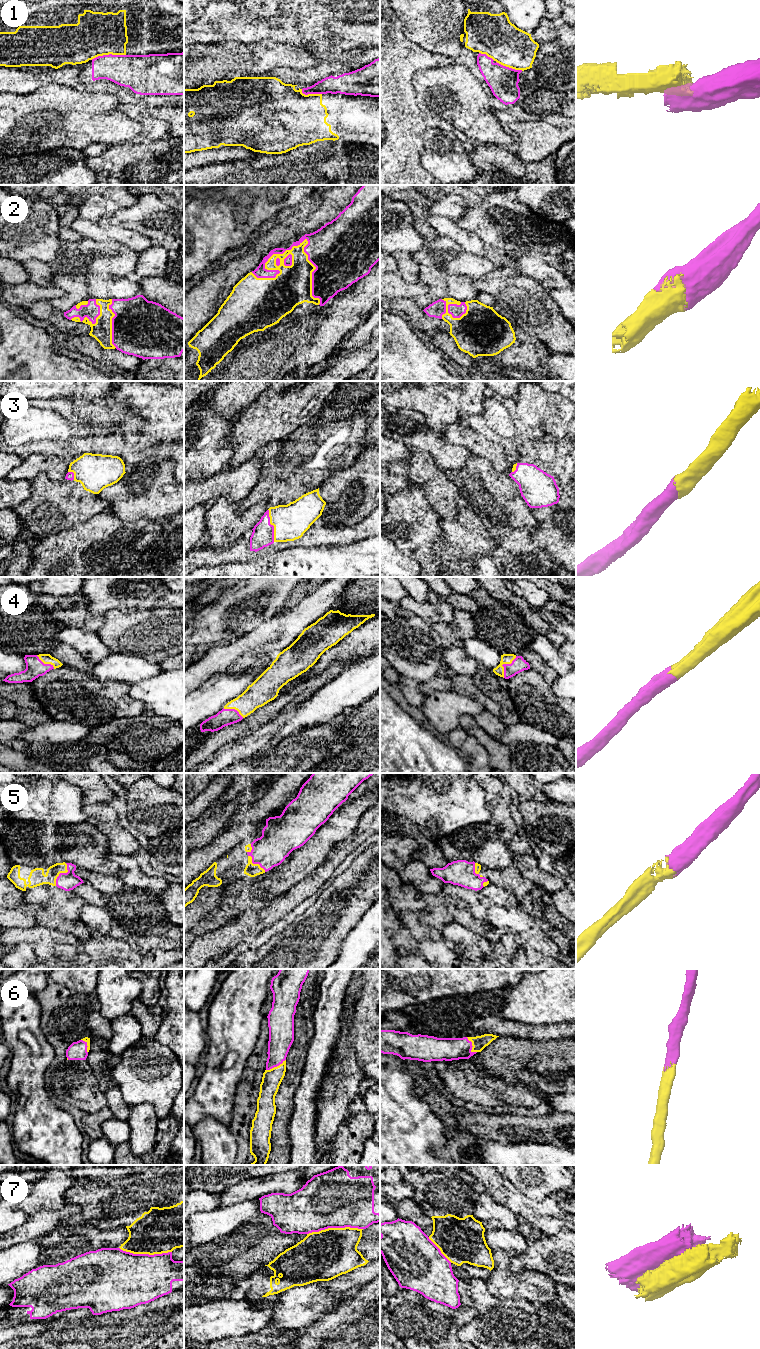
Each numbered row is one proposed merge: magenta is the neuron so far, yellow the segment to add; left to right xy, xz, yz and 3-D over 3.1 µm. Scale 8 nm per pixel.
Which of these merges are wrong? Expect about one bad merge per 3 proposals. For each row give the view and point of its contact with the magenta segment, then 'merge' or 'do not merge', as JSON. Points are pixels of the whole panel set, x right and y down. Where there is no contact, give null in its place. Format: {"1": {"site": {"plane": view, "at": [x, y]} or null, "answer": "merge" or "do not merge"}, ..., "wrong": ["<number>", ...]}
{"1": {"site": {"plane": "xy", "at": [109, 54]}, "answer": "do not merge"}, "2": {"site": {"plane": "xz", "at": [295, 245]}, "answer": "merge"}, "3": {"site": {"plane": "xz", "at": [272, 525]}, "answer": "merge"}, "4": {"site": {"plane": "yz", "at": [503, 664]}, "answer": "merge"}, "5": {"site": {"plane": "xy", "at": [61, 873]}, "answer": "merge"}, "6": {"site": {"plane": "yz", "at": [472, 1046]}, "answer": "merge"}, "7": {"site": {"plane": "xz", "at": [334, 1227]}, "answer": "do not merge"}, "wrong": ["1", "7"]}

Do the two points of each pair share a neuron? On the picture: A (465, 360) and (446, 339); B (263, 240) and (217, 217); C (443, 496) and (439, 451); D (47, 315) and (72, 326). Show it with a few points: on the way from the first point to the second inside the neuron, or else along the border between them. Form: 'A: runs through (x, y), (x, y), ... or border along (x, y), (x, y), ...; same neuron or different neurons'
A: runs through (459, 356), (448, 345); same neuron
B: border along (252, 240), (242, 252); different neurons
C: border along (427, 453), (442, 469); different neurons
D: runs through (53, 316), (66, 326); same neuron

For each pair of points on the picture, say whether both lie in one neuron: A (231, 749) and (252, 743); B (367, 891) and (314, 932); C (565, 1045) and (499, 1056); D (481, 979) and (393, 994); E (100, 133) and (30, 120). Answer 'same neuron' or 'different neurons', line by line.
A: same neuron
B: same neuron
C: same neuron
D: same neuron
E: same neuron

